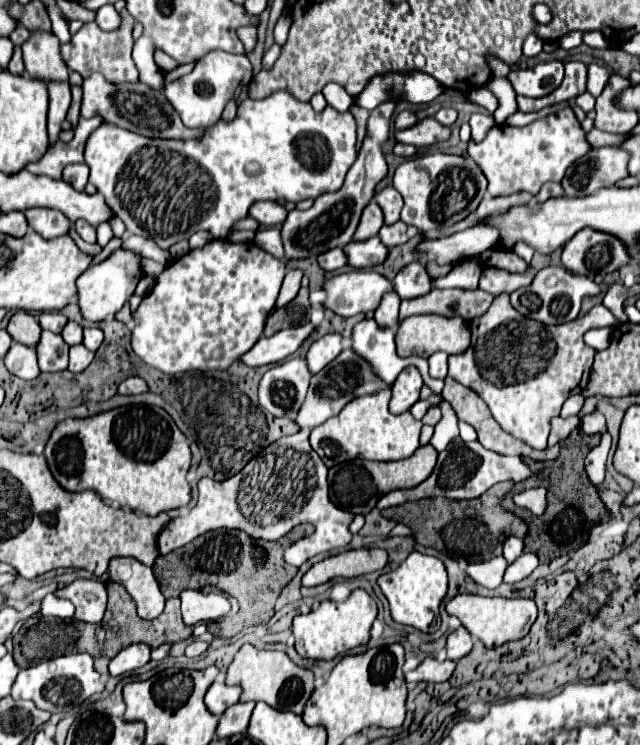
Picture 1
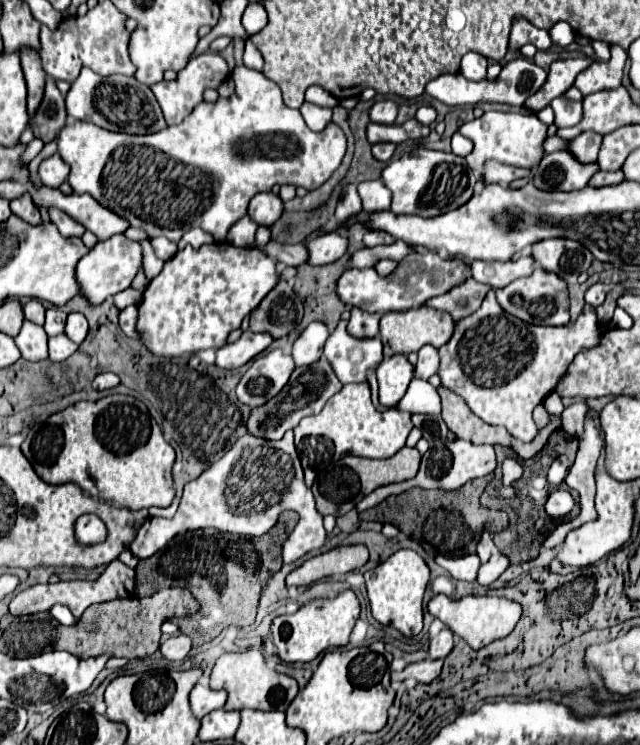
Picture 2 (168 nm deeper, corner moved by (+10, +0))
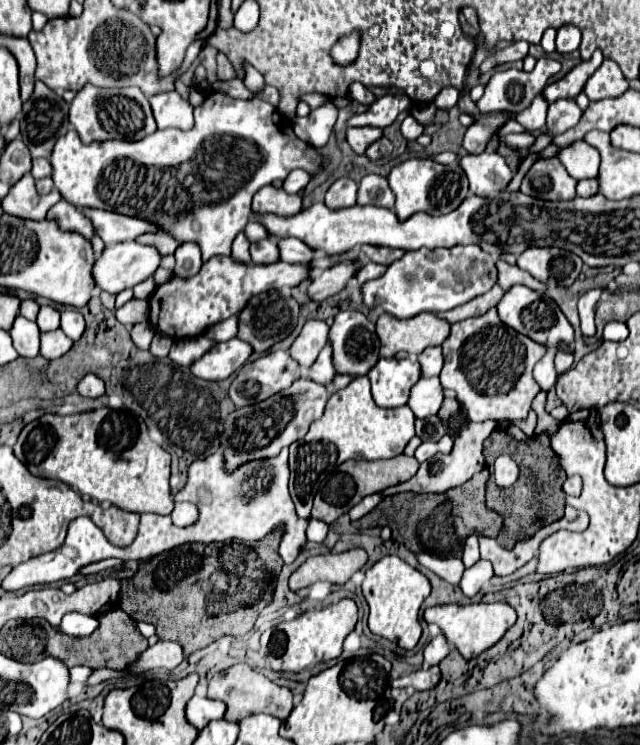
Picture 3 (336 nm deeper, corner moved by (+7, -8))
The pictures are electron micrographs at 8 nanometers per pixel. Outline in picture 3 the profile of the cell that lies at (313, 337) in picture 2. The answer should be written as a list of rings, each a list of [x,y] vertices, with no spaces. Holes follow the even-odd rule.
[[[307,321],[297,335],[297,339],[291,345],[291,357],[301,365],[303,371],[307,371],[313,365],[313,359],[317,359],[319,351],[327,343],[327,323],[325,321]]]

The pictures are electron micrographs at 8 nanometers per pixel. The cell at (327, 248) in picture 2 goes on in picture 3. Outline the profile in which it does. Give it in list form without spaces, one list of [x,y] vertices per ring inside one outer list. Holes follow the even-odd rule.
[[[285,237],[277,241],[279,247],[279,259],[287,263],[309,263],[313,259],[313,249],[305,247],[299,239]]]

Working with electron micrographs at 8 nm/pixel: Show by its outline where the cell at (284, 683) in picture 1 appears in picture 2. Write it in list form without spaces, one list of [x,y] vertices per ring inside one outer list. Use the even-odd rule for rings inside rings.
[[[258,649],[248,651],[236,651],[236,653],[224,653],[210,677],[212,689],[226,689],[228,701],[224,709],[260,709],[260,711],[286,711],[286,707],[294,701],[298,695],[298,683],[294,677],[278,673],[266,665],[264,655]]]

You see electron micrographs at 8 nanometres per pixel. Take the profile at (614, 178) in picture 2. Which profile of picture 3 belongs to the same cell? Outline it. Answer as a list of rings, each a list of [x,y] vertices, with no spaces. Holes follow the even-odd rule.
[[[587,179],[587,181],[577,181],[577,195],[581,197],[591,197],[597,193],[597,179]]]

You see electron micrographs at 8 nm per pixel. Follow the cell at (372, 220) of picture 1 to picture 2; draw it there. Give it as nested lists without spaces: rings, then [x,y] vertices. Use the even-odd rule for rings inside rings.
[[[348,185],[344,197],[340,199],[340,203],[336,207],[336,221],[338,221],[338,225],[342,225],[360,213],[362,213],[362,199],[356,191],[356,185]]]

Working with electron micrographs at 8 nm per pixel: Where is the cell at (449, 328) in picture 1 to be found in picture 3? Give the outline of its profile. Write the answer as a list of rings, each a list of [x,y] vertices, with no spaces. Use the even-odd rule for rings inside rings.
[[[381,313],[377,319],[381,357],[393,357],[399,351],[419,355],[429,345],[441,345],[447,335],[449,323],[435,313],[419,313],[411,319],[397,319]]]

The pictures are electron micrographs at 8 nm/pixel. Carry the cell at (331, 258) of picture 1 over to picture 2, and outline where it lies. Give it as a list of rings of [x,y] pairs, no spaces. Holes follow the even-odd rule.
[[[270,241],[264,251],[266,251],[272,259],[278,259],[278,261],[282,261],[284,265],[290,265],[290,267],[306,265],[308,259],[310,259],[310,253],[308,253],[308,249],[306,249],[302,243],[296,243],[296,245],[280,245],[280,243]]]

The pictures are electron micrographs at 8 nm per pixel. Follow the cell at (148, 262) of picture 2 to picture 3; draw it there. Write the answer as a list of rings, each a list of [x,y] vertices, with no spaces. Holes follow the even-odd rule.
[[[151,277],[143,283],[139,283],[137,287],[133,287],[133,297],[135,299],[149,299],[153,295],[153,291],[155,291],[155,283],[153,283],[153,277]]]

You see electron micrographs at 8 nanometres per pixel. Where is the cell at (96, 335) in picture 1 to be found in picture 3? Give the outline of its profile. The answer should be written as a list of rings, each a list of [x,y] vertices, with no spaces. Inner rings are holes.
[[[73,309],[61,311],[61,329],[63,329],[65,335],[71,337],[73,341],[81,339],[81,335],[83,335],[83,331],[85,331],[83,315],[81,315],[79,311],[73,311]]]

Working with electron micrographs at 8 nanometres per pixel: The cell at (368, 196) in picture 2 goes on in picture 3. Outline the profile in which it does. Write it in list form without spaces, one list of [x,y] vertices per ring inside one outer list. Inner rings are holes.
[[[365,175],[359,183],[357,191],[357,205],[375,205],[375,207],[387,207],[393,209],[395,195],[381,175]]]

